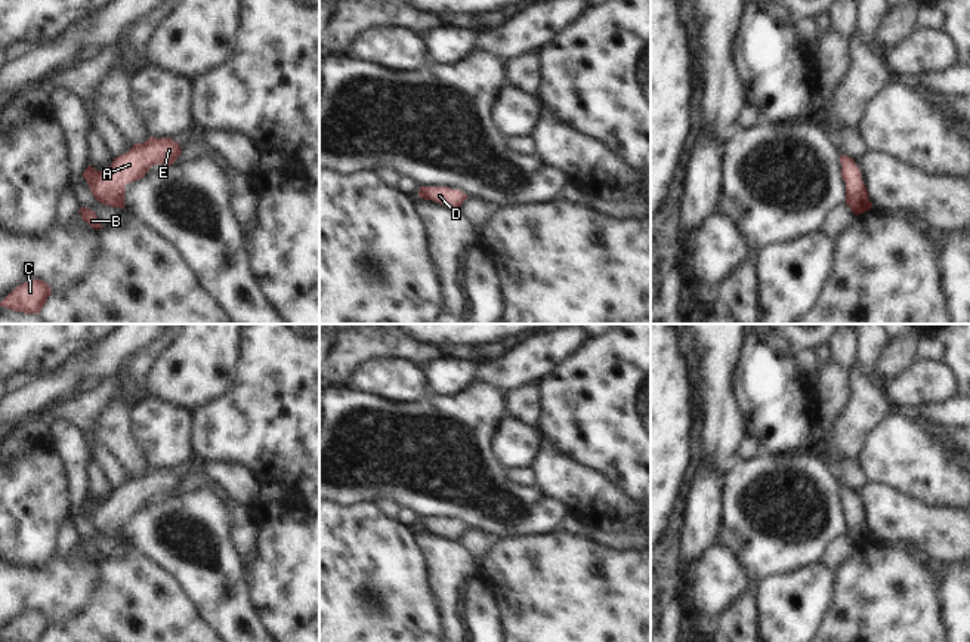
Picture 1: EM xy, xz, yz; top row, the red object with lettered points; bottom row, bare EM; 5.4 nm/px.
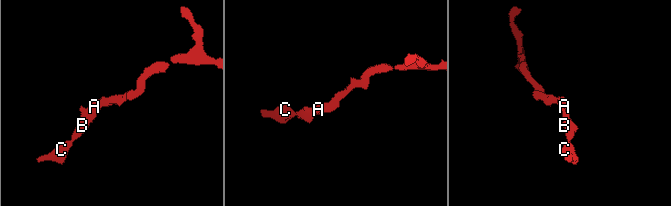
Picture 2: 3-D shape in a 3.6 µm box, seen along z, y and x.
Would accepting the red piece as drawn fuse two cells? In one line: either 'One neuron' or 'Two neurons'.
One neuron.

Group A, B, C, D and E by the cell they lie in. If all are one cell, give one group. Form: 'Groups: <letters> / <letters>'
Groups: A B C D E.

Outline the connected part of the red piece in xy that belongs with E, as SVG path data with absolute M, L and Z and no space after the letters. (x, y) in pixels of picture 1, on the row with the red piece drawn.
M151 136L143 143L133 143L124 155L115 157L105 172L87 166L83 178L99 203L124 209L126 185L142 179L155 164L172 166L180 152L182 148L173 139Z

